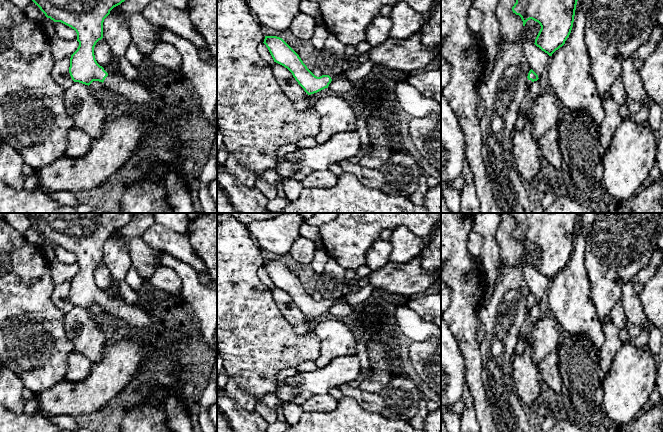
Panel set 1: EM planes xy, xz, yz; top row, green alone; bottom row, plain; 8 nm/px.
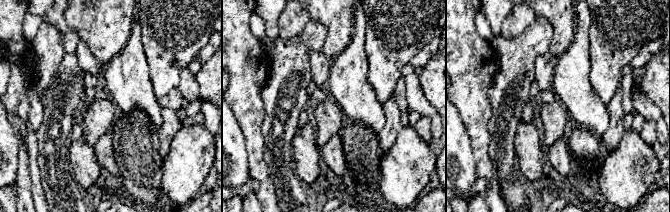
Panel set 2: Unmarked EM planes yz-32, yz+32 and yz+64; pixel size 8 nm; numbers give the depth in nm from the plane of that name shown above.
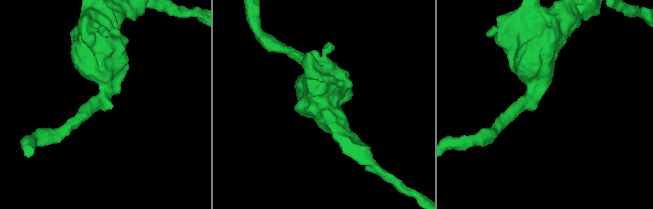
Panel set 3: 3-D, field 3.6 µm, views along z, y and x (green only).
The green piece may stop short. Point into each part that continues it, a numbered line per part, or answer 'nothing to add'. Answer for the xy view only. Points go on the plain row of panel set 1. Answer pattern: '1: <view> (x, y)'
1: xy (136, 317)

